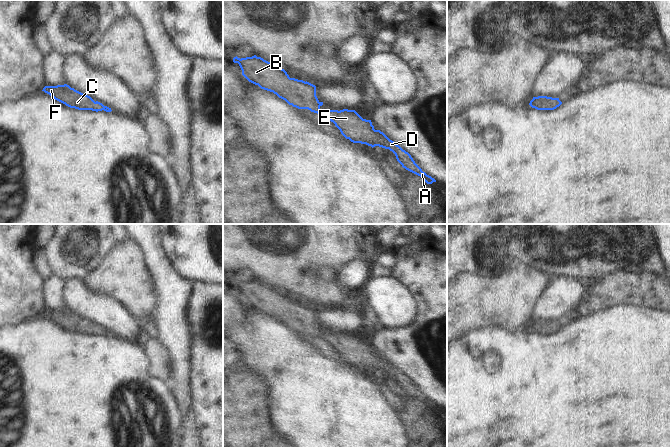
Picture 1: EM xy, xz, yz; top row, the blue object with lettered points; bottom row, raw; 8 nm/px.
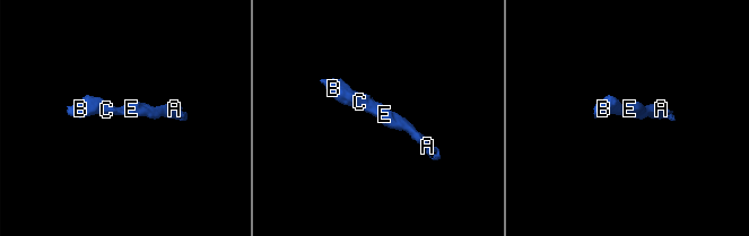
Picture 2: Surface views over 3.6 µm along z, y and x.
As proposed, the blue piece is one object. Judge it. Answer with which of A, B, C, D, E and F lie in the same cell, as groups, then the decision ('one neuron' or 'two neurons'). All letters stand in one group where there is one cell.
groups A B C D E F; one neuron

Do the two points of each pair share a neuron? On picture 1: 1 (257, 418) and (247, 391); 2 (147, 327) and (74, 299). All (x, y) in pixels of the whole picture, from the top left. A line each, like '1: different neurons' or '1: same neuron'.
1: same neuron
2: different neurons

